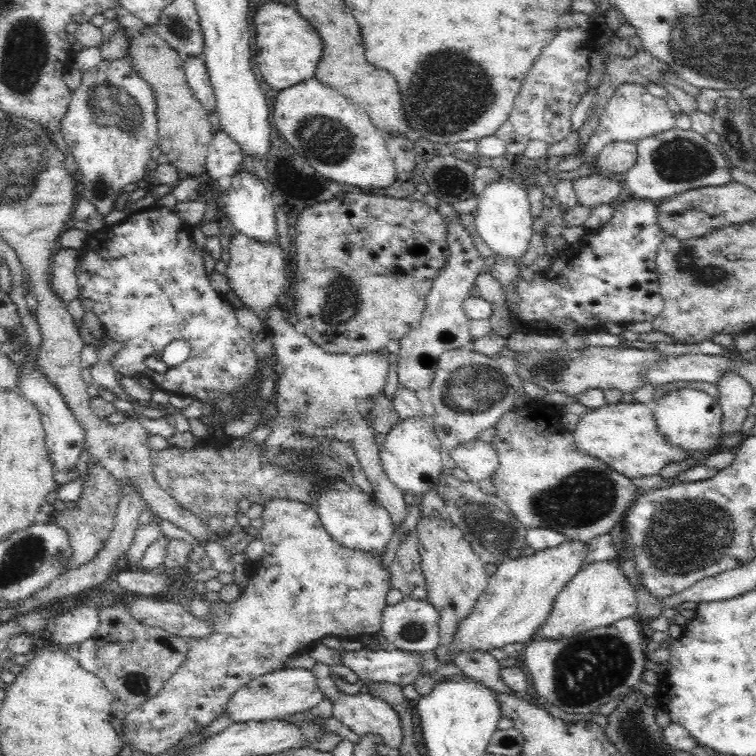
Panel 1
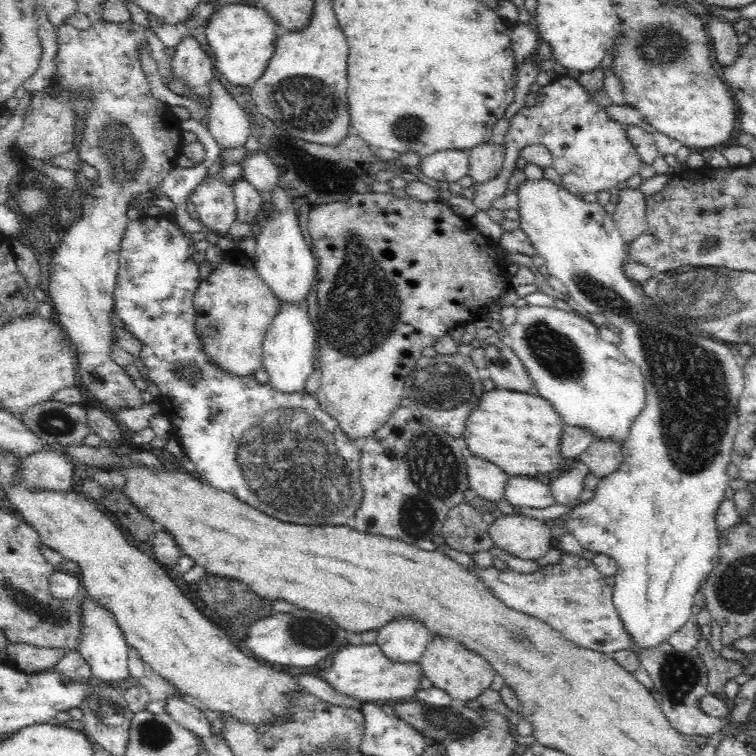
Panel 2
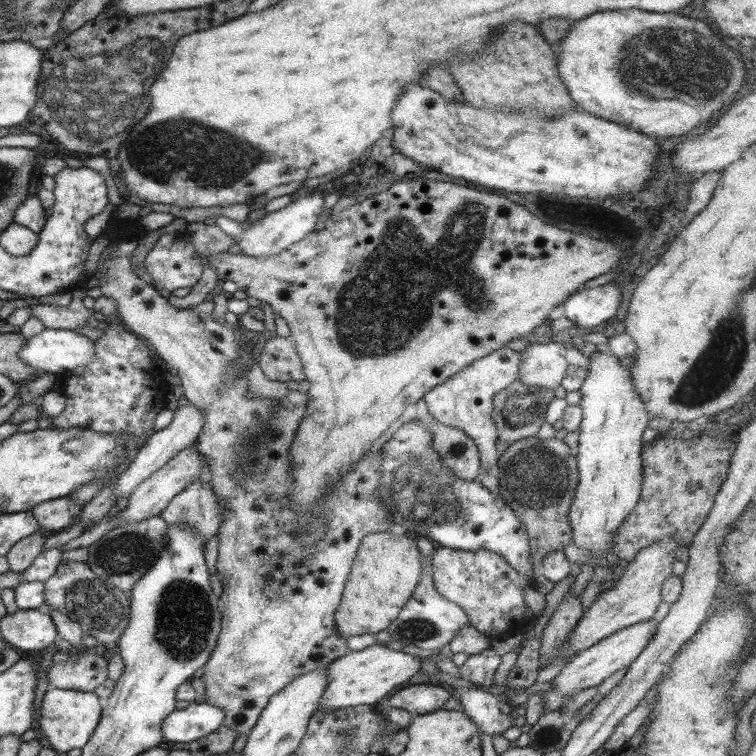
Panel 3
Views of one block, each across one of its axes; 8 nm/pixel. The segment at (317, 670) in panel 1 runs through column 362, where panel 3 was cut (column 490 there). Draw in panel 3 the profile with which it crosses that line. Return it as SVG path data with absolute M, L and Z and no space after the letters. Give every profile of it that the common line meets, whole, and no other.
M473 687L459 690L457 698L462 709L476 724L481 734L502 735L506 730L514 727L514 720L510 720L510 715L500 711L501 696Z

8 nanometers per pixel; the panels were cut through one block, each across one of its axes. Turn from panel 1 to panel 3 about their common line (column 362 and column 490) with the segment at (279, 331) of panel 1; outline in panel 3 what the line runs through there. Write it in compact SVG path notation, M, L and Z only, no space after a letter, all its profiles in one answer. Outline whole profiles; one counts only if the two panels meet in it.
M504 346L478 360L473 360L470 366L463 368L446 382L435 386L422 399L427 404L428 412L436 421L462 429L462 432L476 443L480 473L485 470L493 472L498 464L500 455L496 451L498 433L492 418L494 396L517 380L520 363L521 353Z

